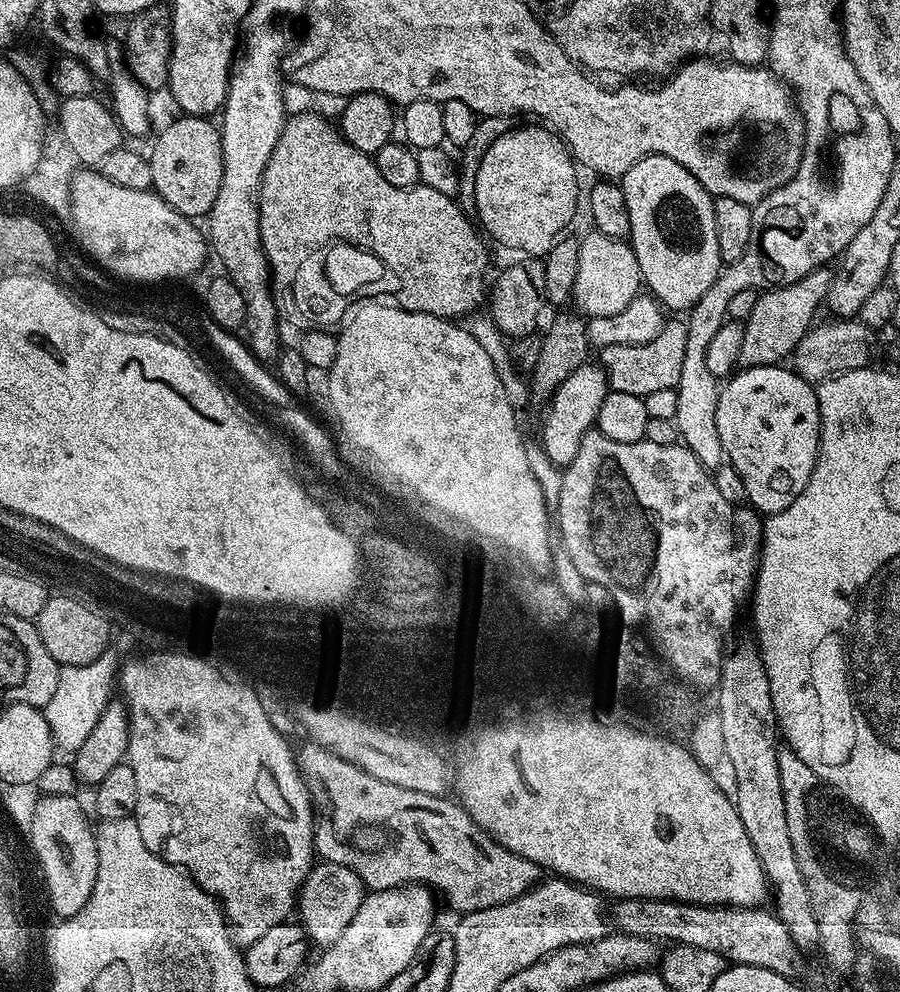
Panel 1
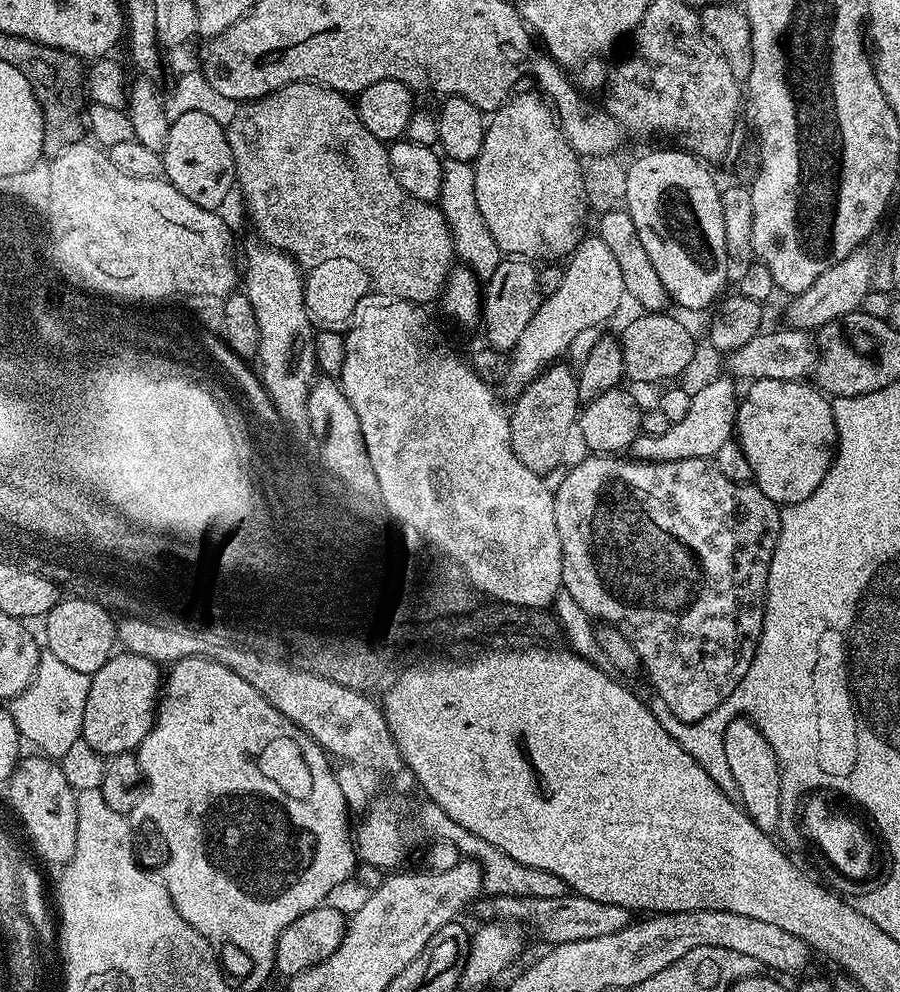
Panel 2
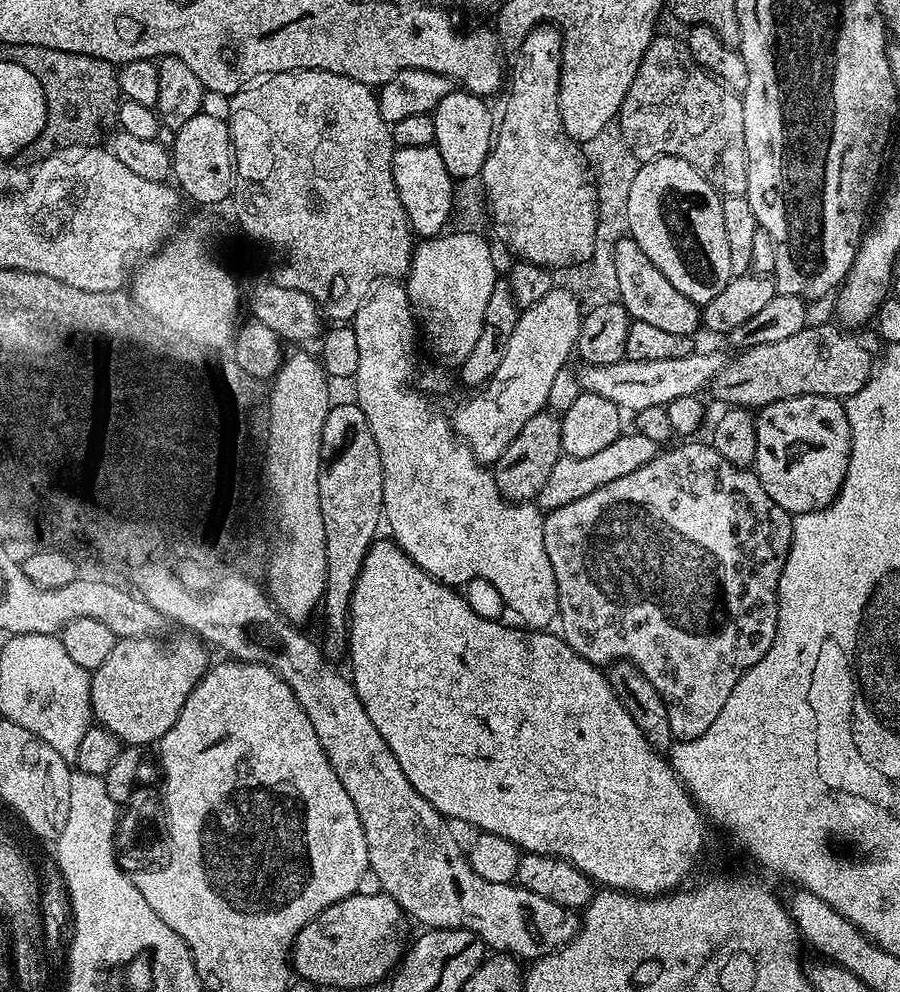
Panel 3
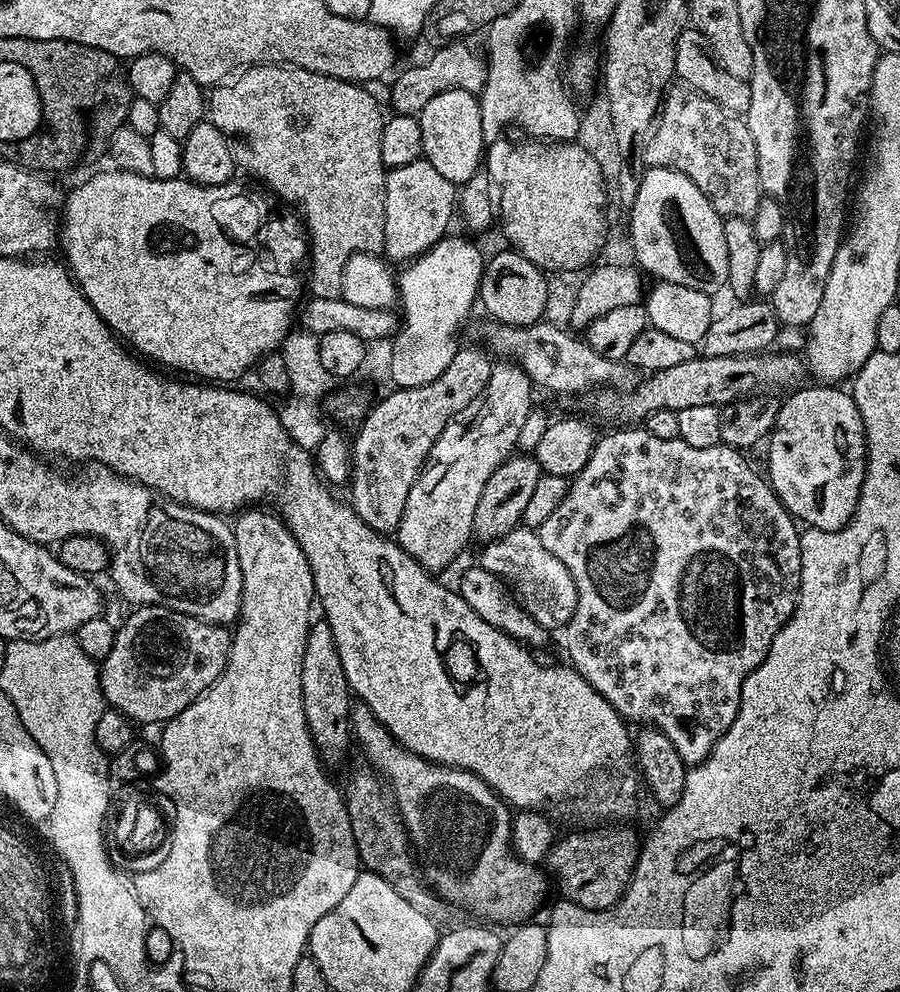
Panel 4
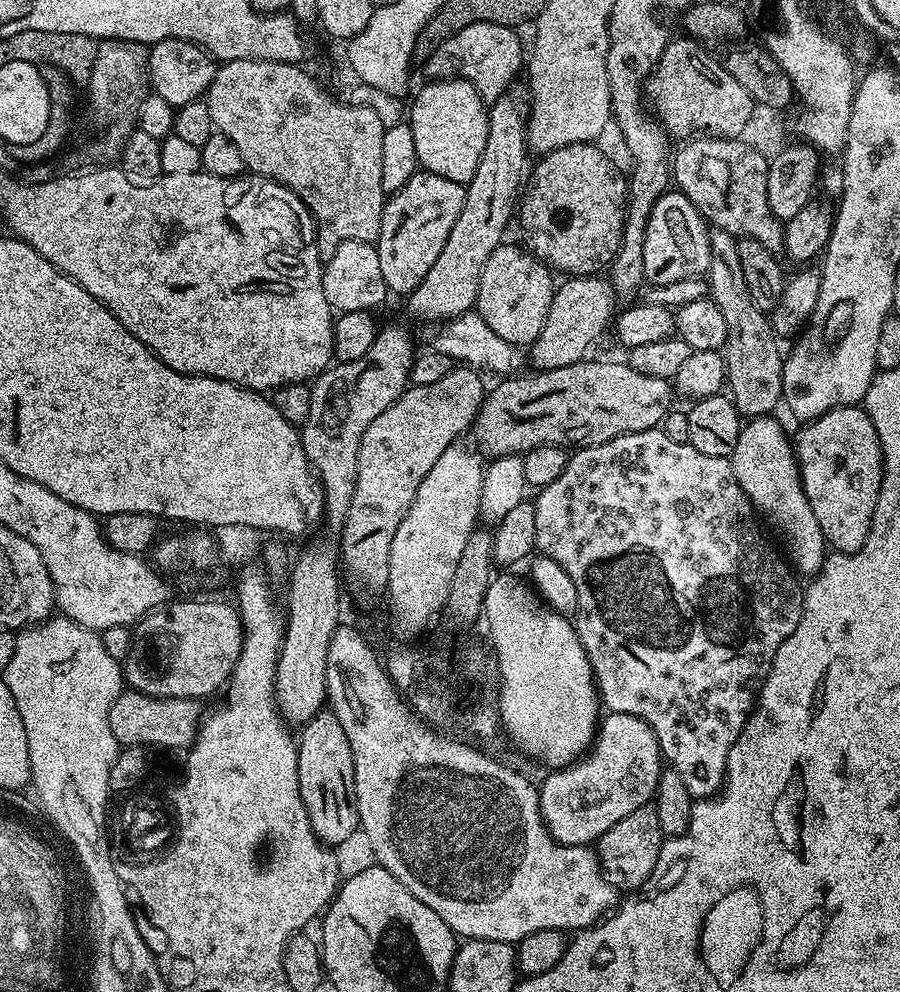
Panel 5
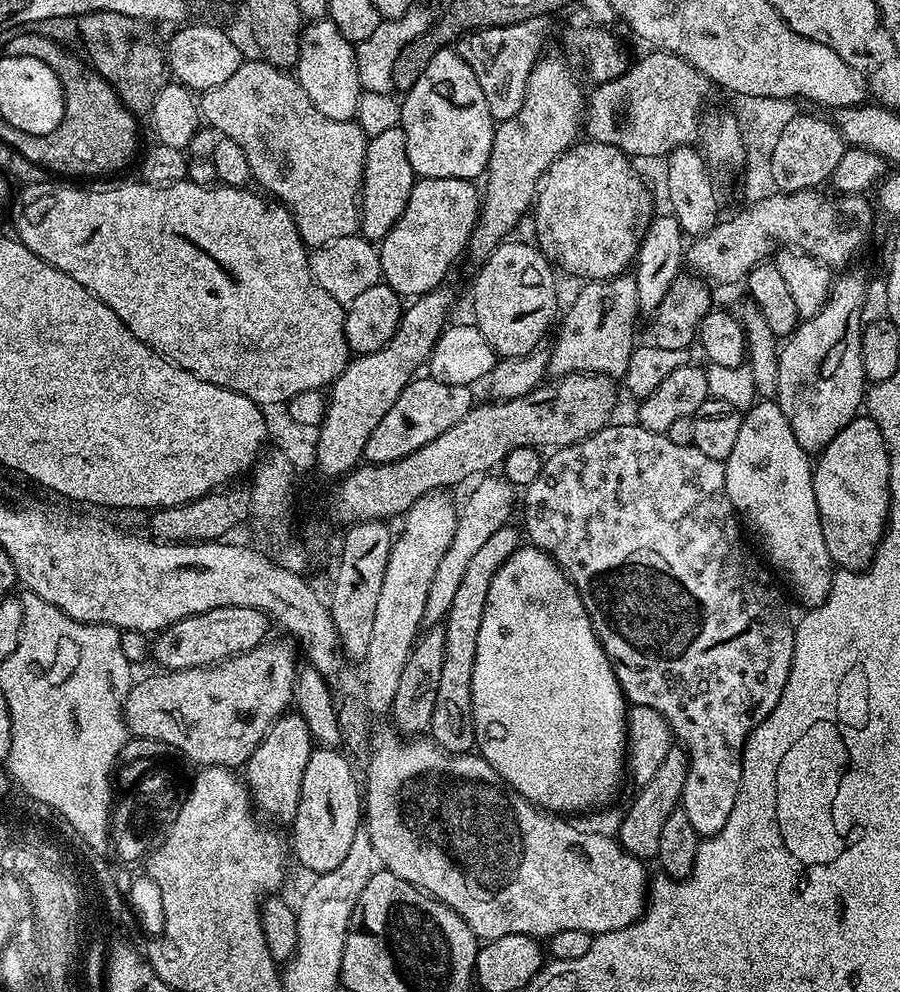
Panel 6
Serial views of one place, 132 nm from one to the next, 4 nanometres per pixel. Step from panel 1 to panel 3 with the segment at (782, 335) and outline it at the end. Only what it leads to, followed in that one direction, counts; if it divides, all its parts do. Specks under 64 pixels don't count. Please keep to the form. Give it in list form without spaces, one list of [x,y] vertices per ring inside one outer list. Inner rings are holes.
[[[632,430],[629,431],[629,436],[628,433],[621,434],[614,442],[610,442],[610,446],[586,458],[561,454],[551,467],[542,490],[539,490],[535,496],[534,503],[544,514],[558,510],[562,506],[570,506],[570,502],[578,502],[578,498],[586,498],[586,494],[594,494],[594,490],[606,486],[606,482],[614,482],[614,478],[624,478],[626,474],[638,470],[638,466],[646,466],[646,462],[653,460],[657,451],[658,445],[650,442],[650,438],[642,438],[642,434]]]

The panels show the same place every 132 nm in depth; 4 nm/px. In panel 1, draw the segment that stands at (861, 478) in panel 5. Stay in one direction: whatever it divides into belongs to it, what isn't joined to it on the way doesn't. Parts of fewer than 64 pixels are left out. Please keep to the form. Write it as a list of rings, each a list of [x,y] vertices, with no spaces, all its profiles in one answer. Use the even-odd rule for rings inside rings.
[[[767,364],[757,368],[740,368],[721,387],[718,398],[716,425],[724,455],[746,485],[747,503],[761,514],[786,510],[786,506],[790,506],[790,502],[806,490],[806,482],[810,482],[820,449],[820,411],[815,387],[791,367],[784,367],[788,366]]]

